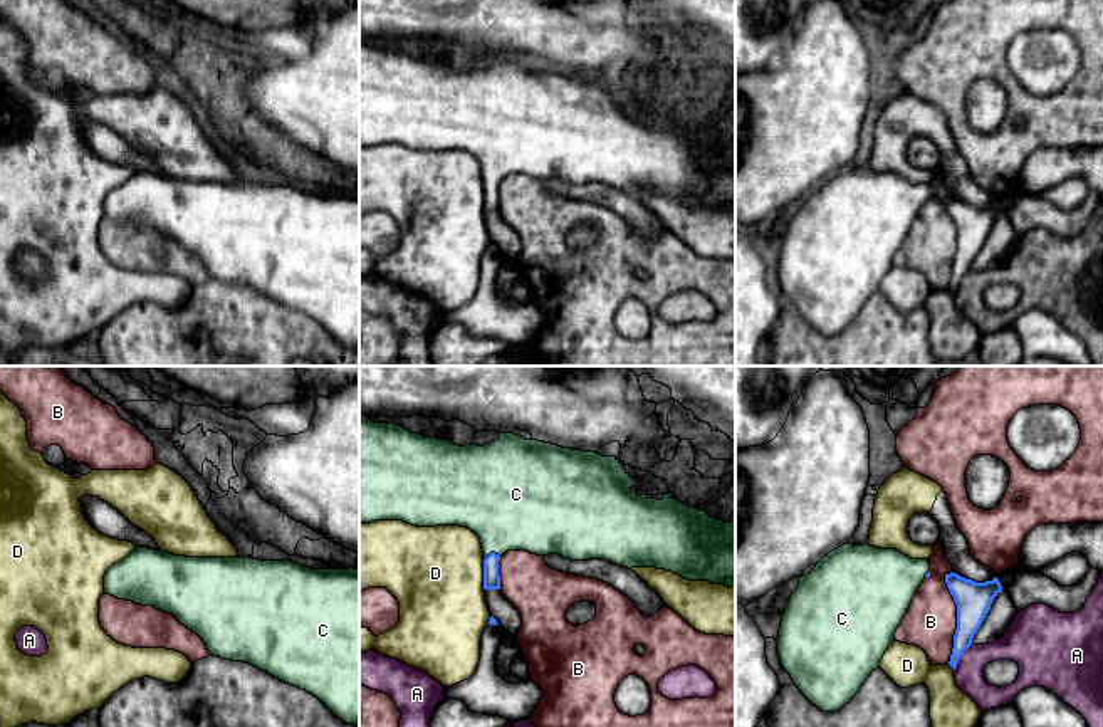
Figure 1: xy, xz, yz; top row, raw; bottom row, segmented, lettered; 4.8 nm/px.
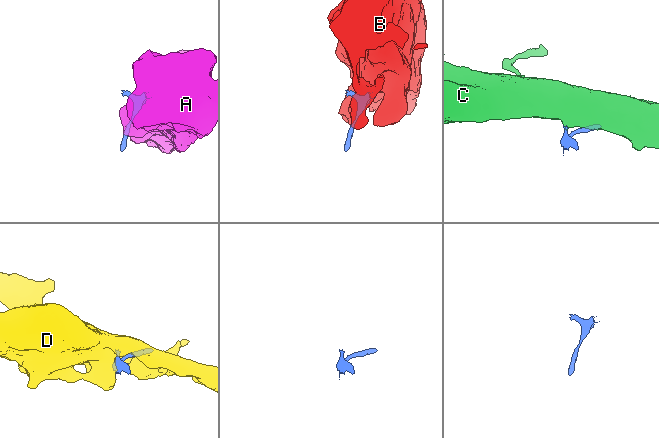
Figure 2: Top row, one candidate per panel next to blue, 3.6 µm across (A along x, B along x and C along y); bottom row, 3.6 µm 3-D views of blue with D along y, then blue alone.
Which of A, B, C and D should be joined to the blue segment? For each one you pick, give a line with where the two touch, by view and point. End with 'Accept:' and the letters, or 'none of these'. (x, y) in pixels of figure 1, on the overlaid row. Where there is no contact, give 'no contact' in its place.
C: xz (492, 553)
Accept: C

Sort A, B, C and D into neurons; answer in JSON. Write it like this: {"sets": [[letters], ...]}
{"sets": [["A"], ["B"], ["C"], ["D"]]}

